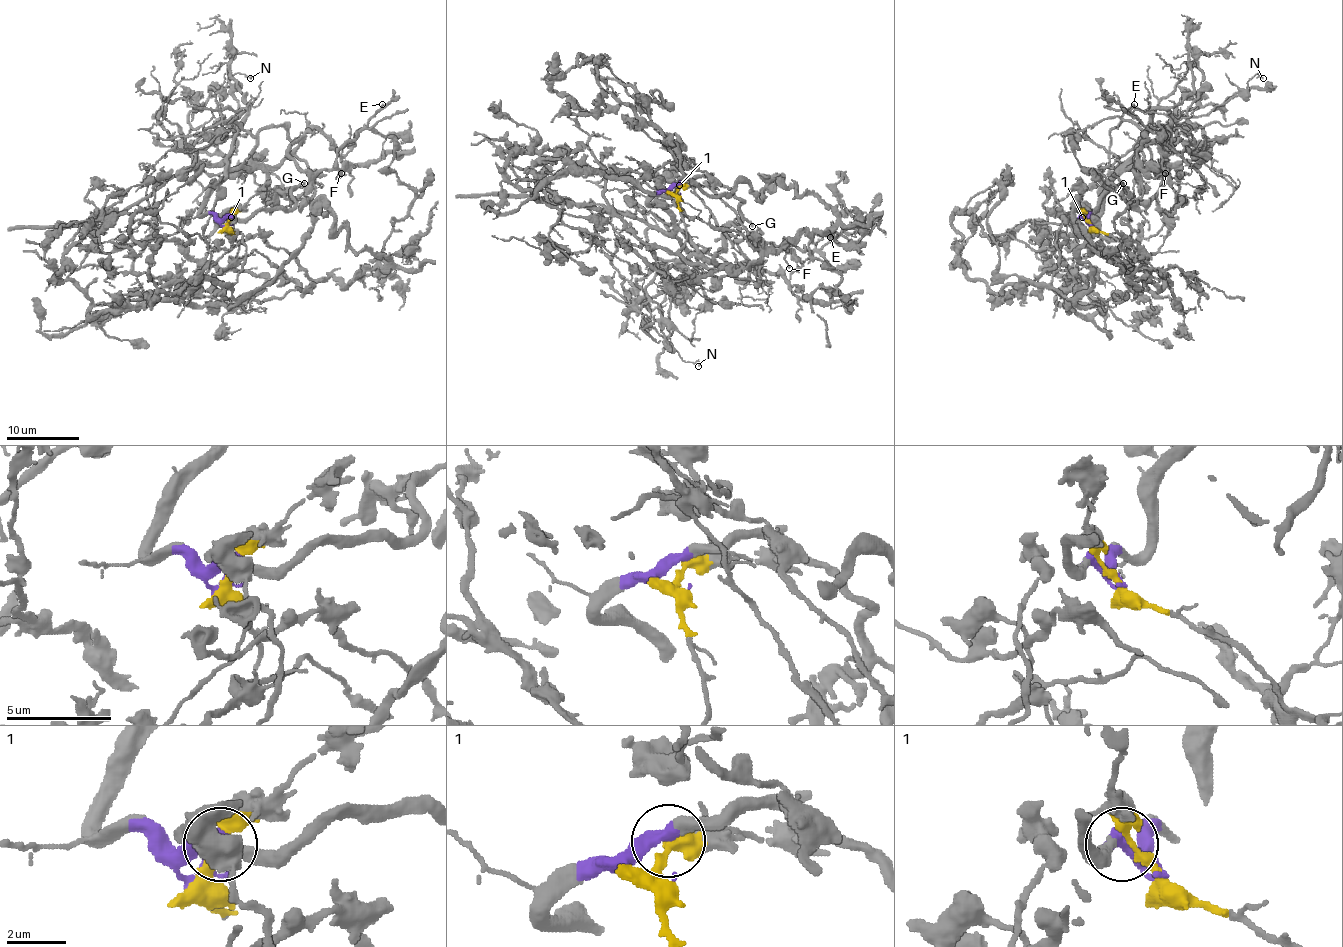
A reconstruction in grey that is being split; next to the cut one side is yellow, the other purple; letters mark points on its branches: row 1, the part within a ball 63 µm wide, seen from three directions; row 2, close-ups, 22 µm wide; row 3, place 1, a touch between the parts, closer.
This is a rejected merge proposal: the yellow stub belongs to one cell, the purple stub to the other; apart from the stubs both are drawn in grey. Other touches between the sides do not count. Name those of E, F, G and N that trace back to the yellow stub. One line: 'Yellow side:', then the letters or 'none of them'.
Yellow side: none of them

